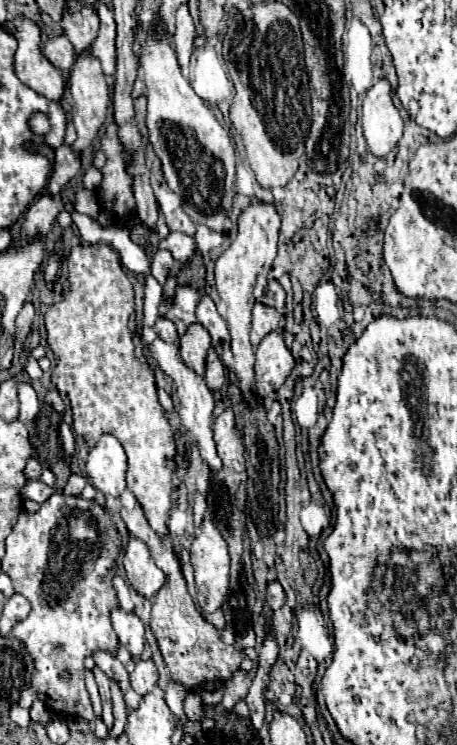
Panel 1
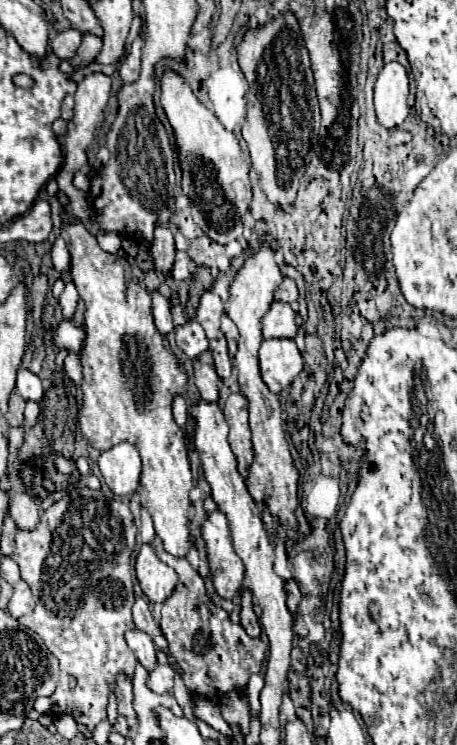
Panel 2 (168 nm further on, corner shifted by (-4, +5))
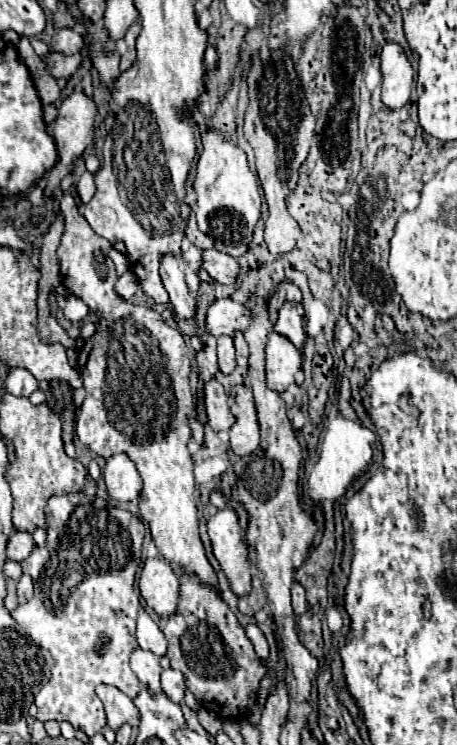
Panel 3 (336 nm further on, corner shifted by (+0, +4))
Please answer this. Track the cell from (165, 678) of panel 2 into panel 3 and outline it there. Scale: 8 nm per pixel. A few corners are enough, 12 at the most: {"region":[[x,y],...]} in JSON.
{"region":[[181,671],[161,673],[161,689],[171,701],[183,703],[185,679]]}

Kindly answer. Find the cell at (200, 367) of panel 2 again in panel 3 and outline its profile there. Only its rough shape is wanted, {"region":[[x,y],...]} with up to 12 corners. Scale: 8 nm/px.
{"region":[[215,377],[205,383],[207,421],[213,431],[233,423],[227,395]]}

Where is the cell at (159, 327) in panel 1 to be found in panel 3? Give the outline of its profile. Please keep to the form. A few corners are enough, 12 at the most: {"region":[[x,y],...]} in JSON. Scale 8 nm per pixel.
{"region":[[203,343],[195,361],[203,381],[215,377],[215,343]]}

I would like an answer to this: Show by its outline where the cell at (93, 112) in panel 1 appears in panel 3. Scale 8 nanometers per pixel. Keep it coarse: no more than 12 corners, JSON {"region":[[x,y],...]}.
{"region":[[83,91],[59,107],[53,139],[57,165],[47,173],[47,193],[75,169],[93,143],[97,103]]}

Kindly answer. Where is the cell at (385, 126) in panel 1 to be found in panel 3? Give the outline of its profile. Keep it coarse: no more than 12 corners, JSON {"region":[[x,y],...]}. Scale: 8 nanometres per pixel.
{"region":[[399,45],[383,47],[381,101],[409,101],[413,67]]}

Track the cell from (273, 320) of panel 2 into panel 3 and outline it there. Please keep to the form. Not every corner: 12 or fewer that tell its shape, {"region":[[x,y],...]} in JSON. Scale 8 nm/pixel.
{"region":[[293,303],[279,309],[273,331],[297,349],[305,345],[303,313]]}

